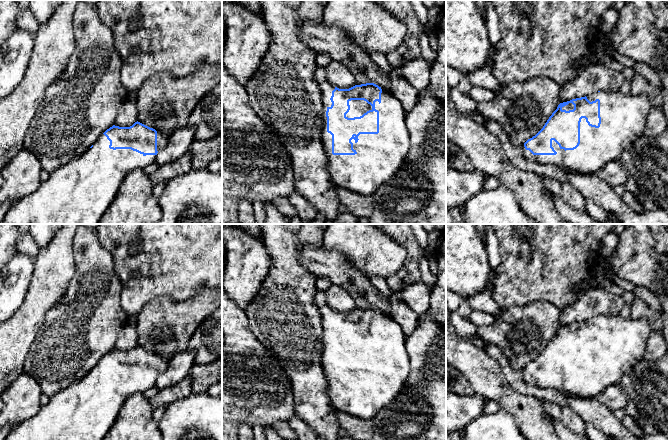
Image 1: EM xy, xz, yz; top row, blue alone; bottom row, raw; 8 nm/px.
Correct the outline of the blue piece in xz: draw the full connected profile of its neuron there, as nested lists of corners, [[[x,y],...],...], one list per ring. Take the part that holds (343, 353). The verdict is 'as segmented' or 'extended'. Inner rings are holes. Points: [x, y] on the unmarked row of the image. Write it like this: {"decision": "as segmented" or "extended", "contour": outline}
{"decision": "extended", "contour": [[[323,290],[317,291],[315,302],[322,317],[322,367],[328,382],[328,396],[336,410],[371,421],[397,398],[407,382],[410,358],[403,330],[374,307],[349,313],[334,311],[327,304]]]}

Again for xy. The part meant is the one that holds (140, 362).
{"decision": "extended", "contour": [[[138,345],[130,351],[113,349],[84,378],[50,397],[49,402],[41,406],[34,416],[11,429],[5,440],[103,440],[115,423],[126,399],[153,387],[157,377],[167,369],[170,360]]]}

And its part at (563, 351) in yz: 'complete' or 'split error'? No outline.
split error

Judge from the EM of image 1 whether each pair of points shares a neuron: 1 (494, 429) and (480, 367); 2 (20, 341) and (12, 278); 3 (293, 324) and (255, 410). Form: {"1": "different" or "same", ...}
{"1": "different", "2": "different", "3": "different"}

